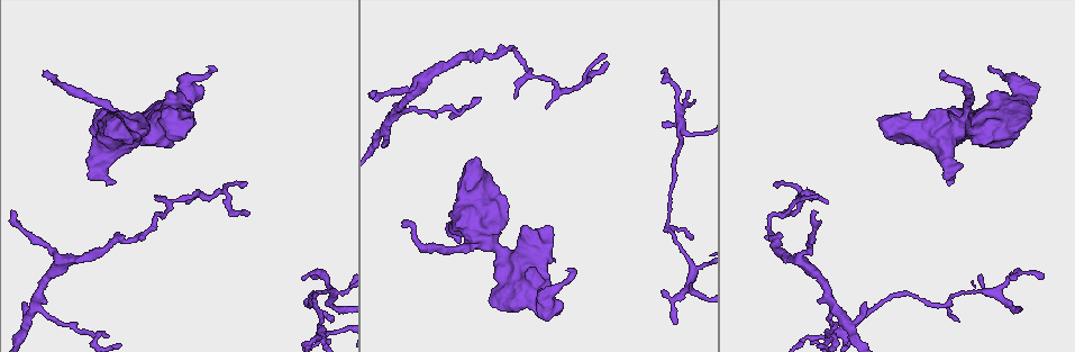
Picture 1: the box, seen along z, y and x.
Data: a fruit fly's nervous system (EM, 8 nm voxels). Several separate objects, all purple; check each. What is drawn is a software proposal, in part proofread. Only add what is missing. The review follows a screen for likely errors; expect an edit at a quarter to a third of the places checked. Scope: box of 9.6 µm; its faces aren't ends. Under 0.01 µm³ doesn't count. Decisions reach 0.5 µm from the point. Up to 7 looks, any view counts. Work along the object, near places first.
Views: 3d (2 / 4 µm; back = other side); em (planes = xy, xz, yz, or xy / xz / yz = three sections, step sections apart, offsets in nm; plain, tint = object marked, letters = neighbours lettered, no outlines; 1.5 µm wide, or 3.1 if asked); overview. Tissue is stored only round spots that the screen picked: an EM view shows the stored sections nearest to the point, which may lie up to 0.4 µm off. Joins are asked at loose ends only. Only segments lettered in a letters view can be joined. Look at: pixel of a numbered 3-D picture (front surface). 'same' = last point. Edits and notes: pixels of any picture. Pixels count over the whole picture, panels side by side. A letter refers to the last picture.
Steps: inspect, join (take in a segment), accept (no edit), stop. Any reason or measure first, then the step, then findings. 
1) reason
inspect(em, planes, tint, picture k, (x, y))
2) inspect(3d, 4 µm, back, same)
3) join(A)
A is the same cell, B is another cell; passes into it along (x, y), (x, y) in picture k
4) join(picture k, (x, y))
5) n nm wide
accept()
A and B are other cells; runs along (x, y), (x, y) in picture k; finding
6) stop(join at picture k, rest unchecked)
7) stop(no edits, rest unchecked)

tapers out
inspect(em, xy, step 8, tint, picture 1, (211, 67))

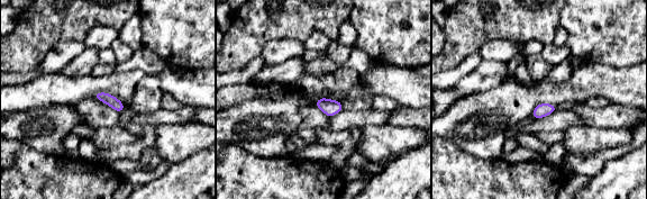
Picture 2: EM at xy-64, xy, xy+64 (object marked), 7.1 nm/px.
cut it another way
inspect(em, xz, step 8, letters, same)

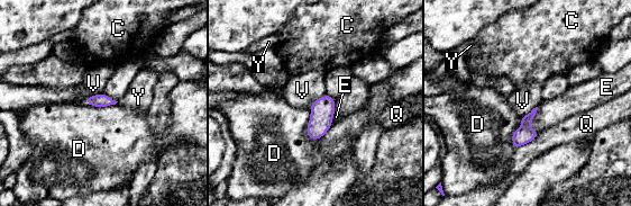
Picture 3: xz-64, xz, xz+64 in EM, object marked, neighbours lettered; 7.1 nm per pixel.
accept()
C, D, E, Q, V and Y are other cells; border along (309, 109), (307, 134), (317, 140) in picture 3; no lettered segment goes on from it

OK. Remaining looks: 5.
an open end
inspect(em, planes, letters, picture 1, (44, 72))

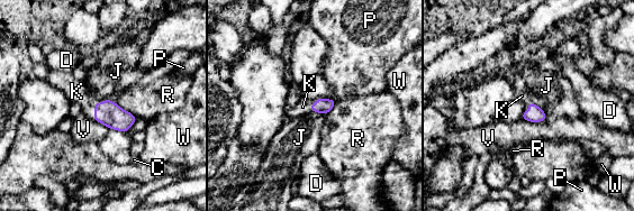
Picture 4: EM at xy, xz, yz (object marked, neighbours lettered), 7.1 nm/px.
join(K)
K is the same cell, C, D, J, P, R, V and W are other cells; passes into it along (109, 113), (94, 106), (77, 91) in picture 4; the neuron continues

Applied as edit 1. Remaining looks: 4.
thin end
inspect(em, xy, step 8, tint, picture 1, (305, 279))

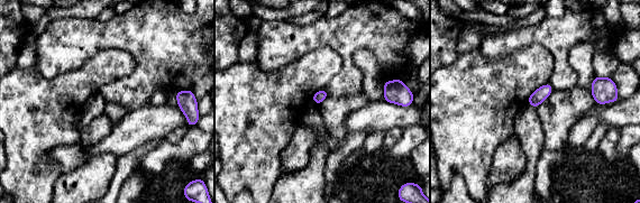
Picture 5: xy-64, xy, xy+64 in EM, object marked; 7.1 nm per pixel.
cut it another way
inspect(em, planes, letters, same)

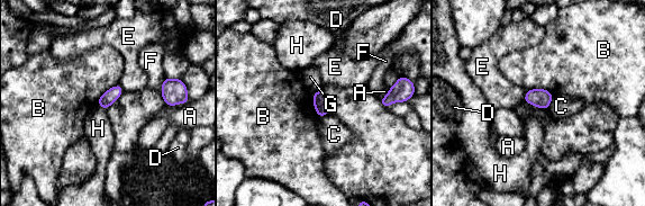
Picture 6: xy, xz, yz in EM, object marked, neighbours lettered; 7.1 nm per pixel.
accept()
A, B, C, D, E, F, G and H are other cells; border along (97, 105), (106, 109) in picture 6; none of them fits

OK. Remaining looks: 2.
stop(join at picture 4, rest unchecked)

